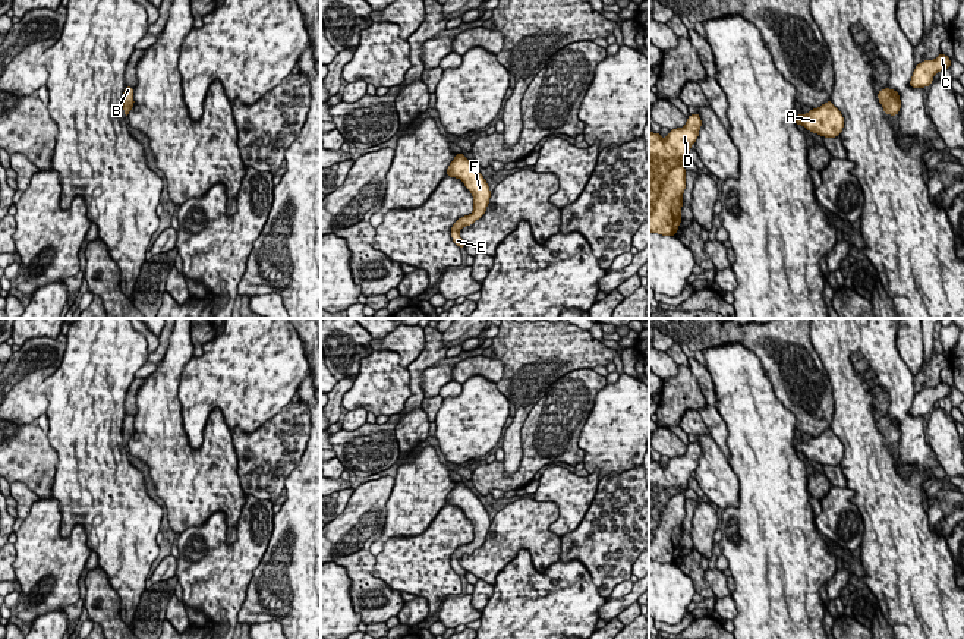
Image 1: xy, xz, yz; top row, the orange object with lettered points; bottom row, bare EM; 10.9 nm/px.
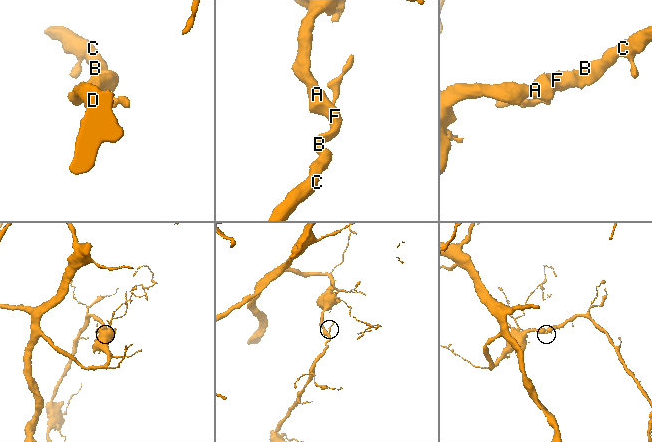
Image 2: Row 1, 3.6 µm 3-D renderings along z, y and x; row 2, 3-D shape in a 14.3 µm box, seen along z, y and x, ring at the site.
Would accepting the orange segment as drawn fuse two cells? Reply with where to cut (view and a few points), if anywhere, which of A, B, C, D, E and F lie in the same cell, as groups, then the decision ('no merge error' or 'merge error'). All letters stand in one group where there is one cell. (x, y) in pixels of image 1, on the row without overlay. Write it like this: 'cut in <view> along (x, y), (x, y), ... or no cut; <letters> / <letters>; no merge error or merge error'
no cut; A B C D E F; no merge error

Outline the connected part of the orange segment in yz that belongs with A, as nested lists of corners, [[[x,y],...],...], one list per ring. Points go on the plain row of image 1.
[[[831,428],[819,437],[812,437],[807,443],[800,441],[794,450],[823,466],[837,466],[844,457],[844,444]]]

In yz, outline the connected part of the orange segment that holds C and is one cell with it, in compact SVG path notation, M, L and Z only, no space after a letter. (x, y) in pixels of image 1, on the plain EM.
M941 381L935 388L923 388L914 396L910 407L911 416L926 416L933 410L933 403L951 396L951 387Z

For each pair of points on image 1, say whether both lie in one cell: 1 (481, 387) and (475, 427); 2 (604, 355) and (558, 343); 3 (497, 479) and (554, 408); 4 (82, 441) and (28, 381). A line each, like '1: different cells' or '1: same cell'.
1: same cell
2: same cell
3: same cell
4: different cells

